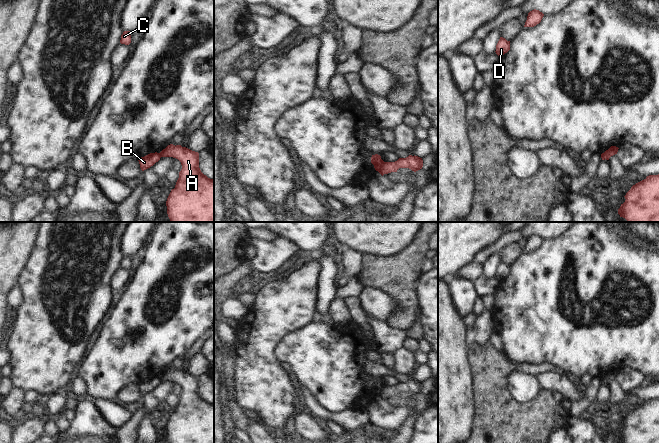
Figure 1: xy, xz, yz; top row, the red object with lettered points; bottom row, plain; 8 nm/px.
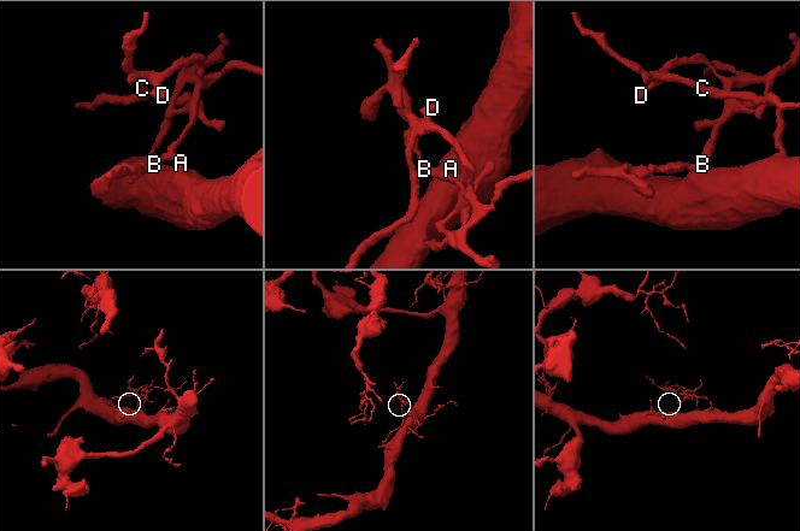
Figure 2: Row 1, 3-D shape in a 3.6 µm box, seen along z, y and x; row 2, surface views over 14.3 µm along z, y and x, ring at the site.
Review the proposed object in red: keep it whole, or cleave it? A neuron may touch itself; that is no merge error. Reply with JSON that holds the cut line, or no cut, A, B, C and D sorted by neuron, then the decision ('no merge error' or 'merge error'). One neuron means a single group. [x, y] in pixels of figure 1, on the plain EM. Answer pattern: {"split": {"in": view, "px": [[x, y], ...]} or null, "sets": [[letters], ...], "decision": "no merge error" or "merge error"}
{"split": {"in": "xz", "px": [[384, 386], [378, 395]]}, "sets": [["A", "C", "D"], ["B"]], "decision": "merge error"}

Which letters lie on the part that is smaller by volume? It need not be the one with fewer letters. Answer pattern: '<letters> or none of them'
B

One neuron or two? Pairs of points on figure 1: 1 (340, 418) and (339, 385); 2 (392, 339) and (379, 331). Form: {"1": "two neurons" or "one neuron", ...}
{"1": "two neurons", "2": "one neuron"}

